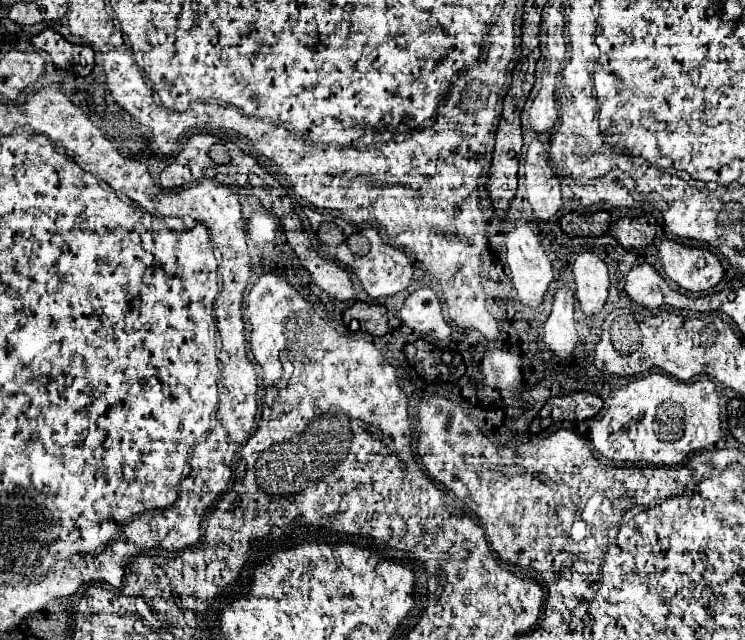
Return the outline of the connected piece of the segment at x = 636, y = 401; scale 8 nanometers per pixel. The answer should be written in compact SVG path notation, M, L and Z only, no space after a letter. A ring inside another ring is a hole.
M652 370L646 374L636 376L634 380L628 380L622 388L618 388L606 402L604 408L590 420L588 428L586 422L574 426L574 430L582 430L580 434L588 438L590 446L610 460L618 462L652 462L662 466L676 466L684 462L688 456L700 452L700 450L716 450L718 442L722 440L720 434L720 404L718 404L718 392L712 380L678 380L670 378L662 370ZM608 440L608 446L602 446L600 442Z

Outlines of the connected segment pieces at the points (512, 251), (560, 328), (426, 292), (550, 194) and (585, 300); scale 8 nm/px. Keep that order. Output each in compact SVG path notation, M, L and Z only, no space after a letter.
M518 222L514 226L514 230L510 234L506 234L506 248L508 248L508 268L512 272L512 284L518 292L518 298L524 306L530 308L538 308L542 304L542 298L550 286L550 282L554 280L554 272L552 272L552 264L546 256L546 252L540 246L538 234L526 224L526 222Z
M560 288L554 296L552 314L544 324L544 342L560 360L568 360L578 342L572 314L574 314L574 296L568 288Z
M420 288L412 292L400 310L400 318L412 330L430 334L434 338L446 338L450 334L450 326L442 316L440 298L430 288Z
M534 140L528 148L524 162L524 184L526 200L532 206L534 220L550 222L562 208L562 194L560 182L554 180L554 170L548 162L546 146L540 140Z
M584 252L574 264L576 298L586 316L596 316L608 298L608 268L592 252Z

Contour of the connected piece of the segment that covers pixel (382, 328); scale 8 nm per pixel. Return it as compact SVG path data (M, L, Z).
M354 302L344 312L344 320L358 320L360 332L368 332L372 336L384 336L388 332L388 316L386 308L380 304L366 304L366 302Z

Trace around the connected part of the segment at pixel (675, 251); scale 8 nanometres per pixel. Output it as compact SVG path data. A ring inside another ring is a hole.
M664 240L658 246L658 256L668 278L690 292L712 290L724 276L720 260L702 248L688 248L674 240Z

